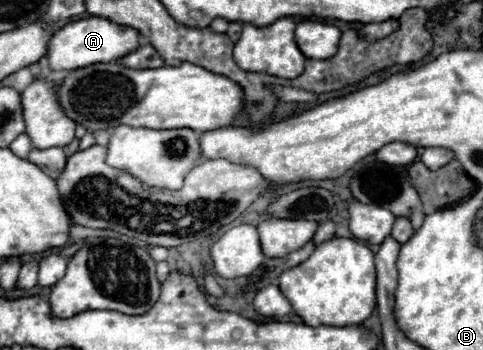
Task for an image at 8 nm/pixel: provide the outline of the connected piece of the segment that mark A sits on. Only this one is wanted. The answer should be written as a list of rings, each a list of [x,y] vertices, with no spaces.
[[[86,16],[80,20],[74,20],[60,28],[48,46],[48,60],[52,70],[76,70],[84,68],[88,64],[98,62],[114,62],[128,52],[134,52],[140,46],[140,32],[136,28],[124,28],[120,24],[112,24],[112,20],[104,20],[100,16]]]

